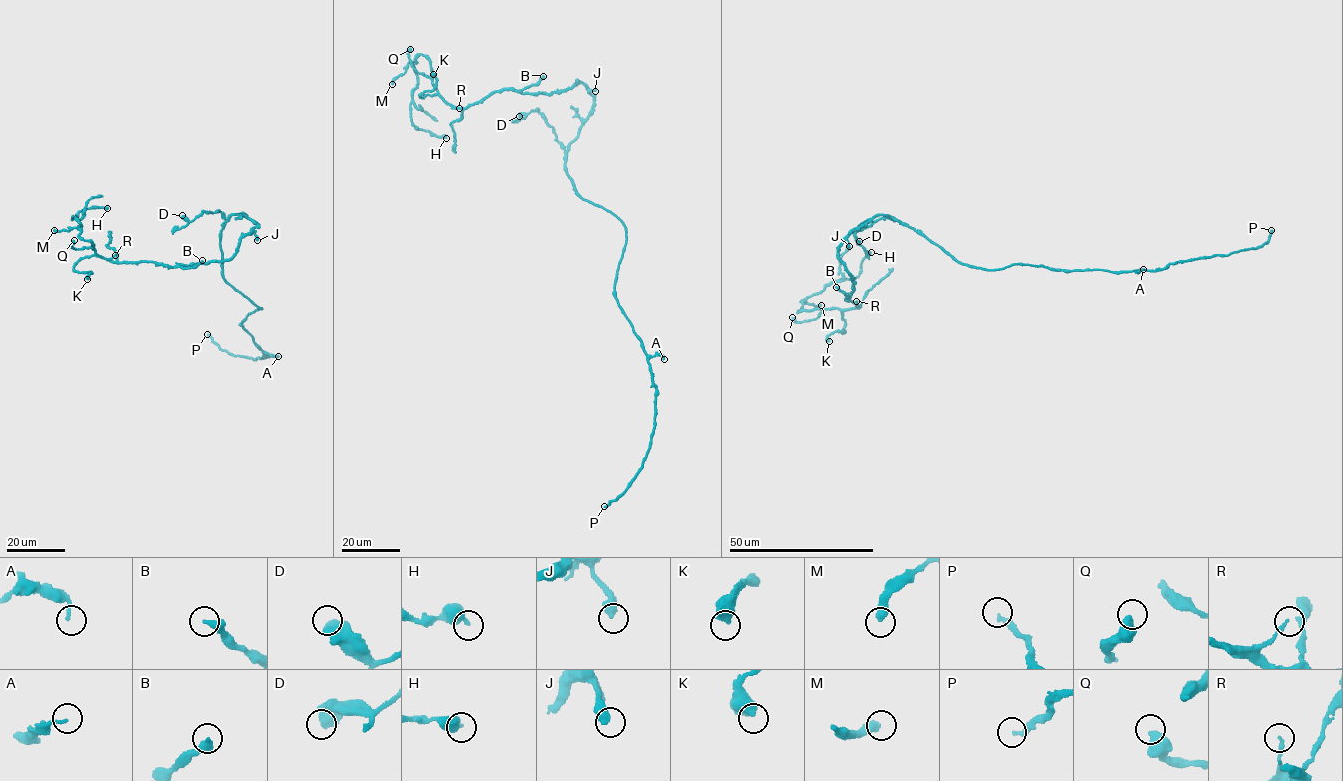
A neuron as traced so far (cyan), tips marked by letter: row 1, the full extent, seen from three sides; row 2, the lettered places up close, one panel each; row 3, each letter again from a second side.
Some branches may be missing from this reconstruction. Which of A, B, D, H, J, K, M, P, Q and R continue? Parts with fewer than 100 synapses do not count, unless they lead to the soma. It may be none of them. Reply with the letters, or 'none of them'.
P

